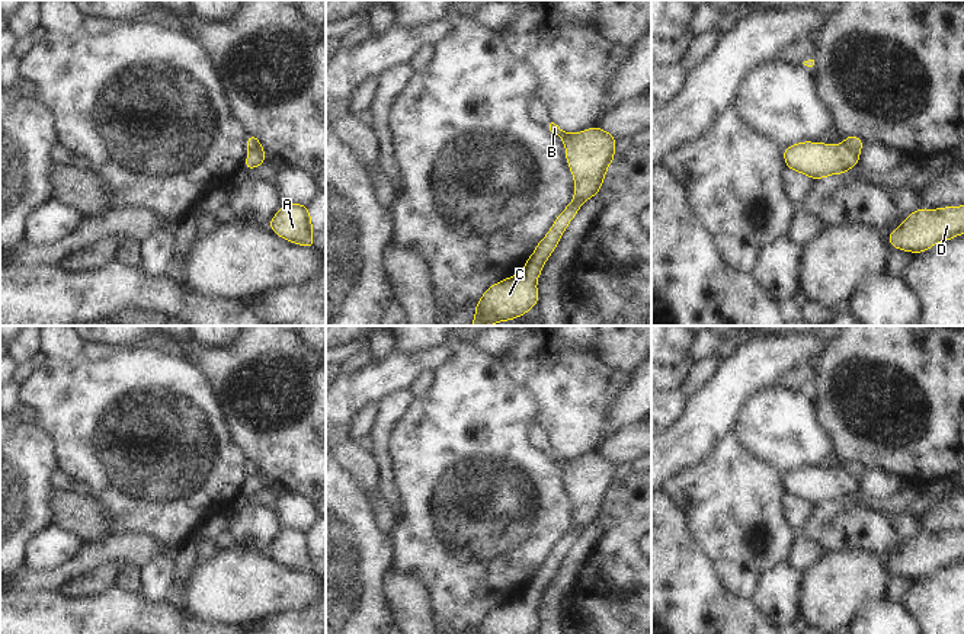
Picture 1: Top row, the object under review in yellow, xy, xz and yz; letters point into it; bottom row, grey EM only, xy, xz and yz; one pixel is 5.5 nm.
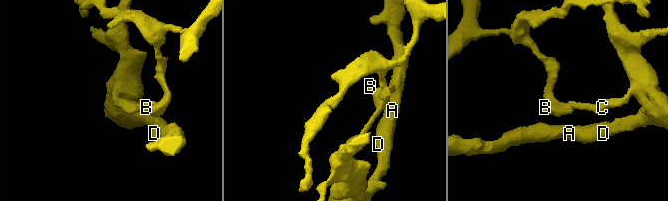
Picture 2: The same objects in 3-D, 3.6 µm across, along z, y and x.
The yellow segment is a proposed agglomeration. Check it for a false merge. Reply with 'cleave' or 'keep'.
cleave

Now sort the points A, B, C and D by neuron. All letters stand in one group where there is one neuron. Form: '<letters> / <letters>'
A C D / B

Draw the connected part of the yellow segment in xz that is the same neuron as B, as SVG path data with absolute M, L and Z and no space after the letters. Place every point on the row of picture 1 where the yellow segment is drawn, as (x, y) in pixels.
M554 122L550 124L550 131L564 141L566 160L574 179L574 198L595 198L615 158L615 137L601 127L569 134Z

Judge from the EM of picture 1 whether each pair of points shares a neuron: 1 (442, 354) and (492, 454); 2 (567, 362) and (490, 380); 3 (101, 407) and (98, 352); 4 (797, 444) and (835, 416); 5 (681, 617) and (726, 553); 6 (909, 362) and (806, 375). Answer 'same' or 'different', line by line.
1: different
2: different
3: different
4: different
5: different
6: different

